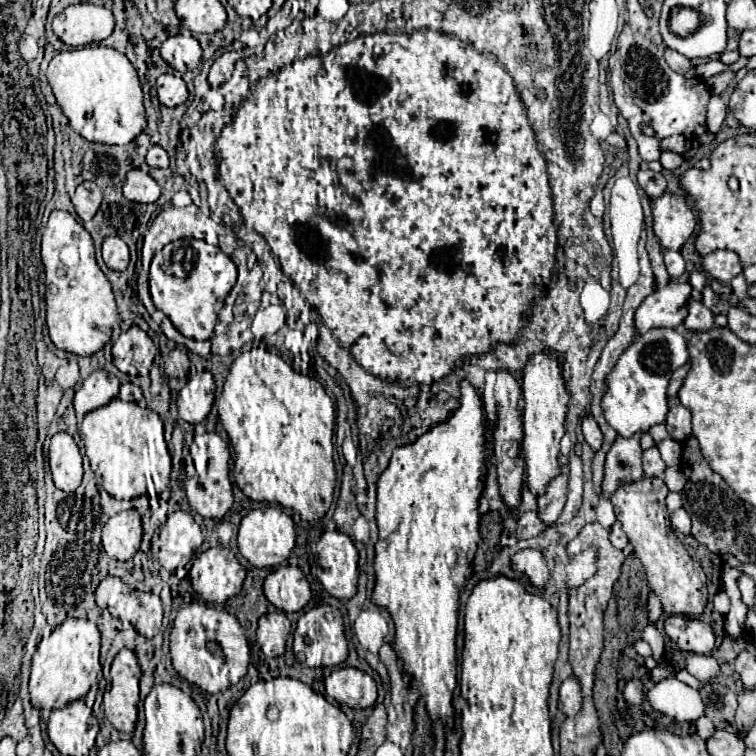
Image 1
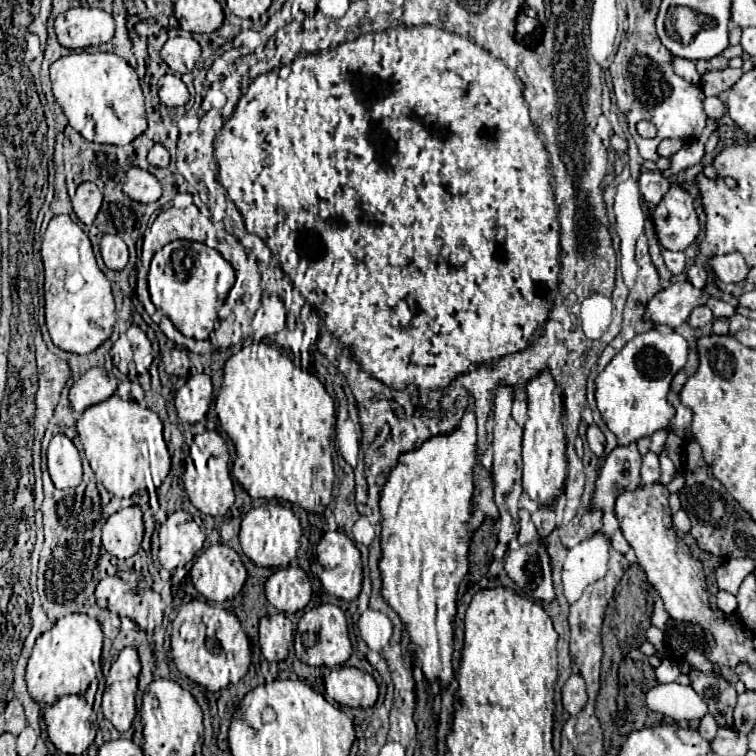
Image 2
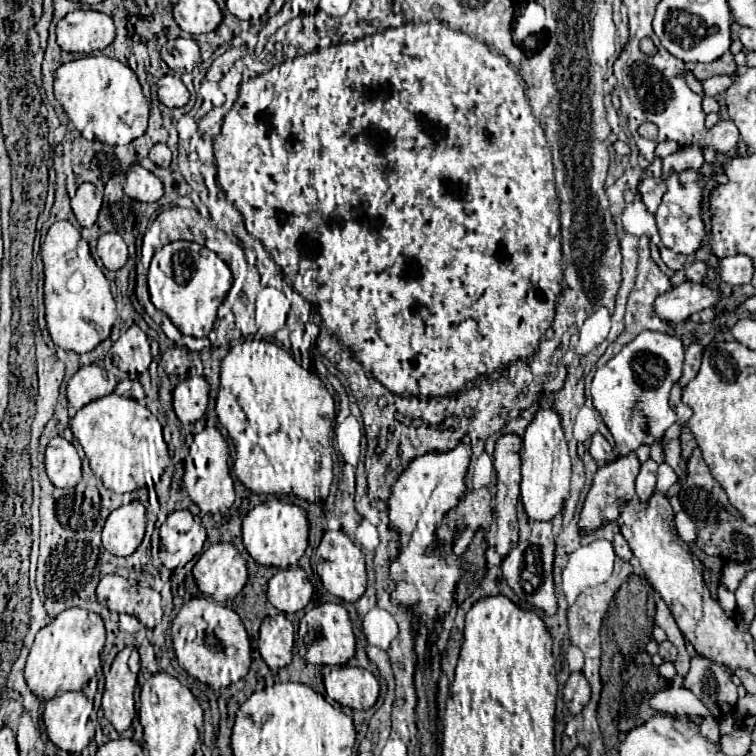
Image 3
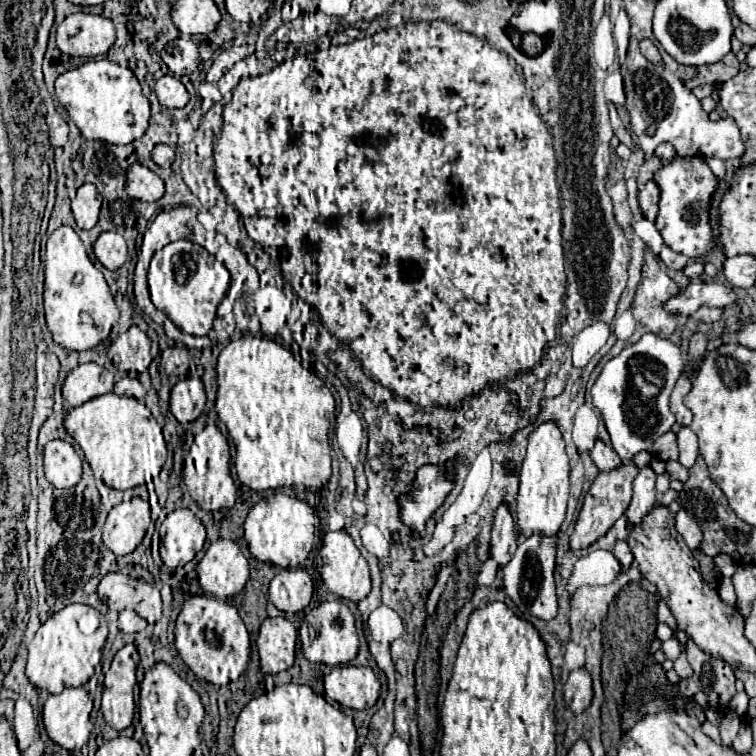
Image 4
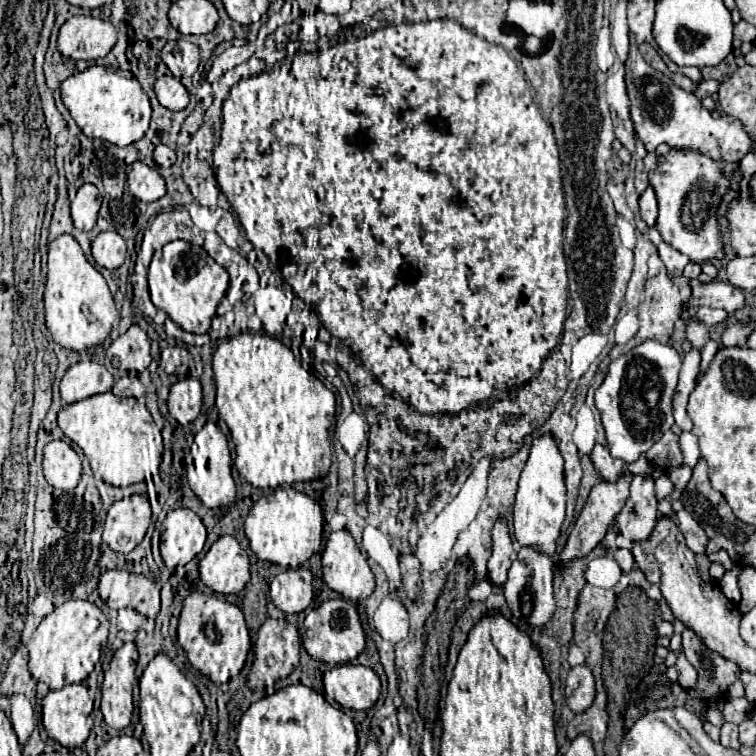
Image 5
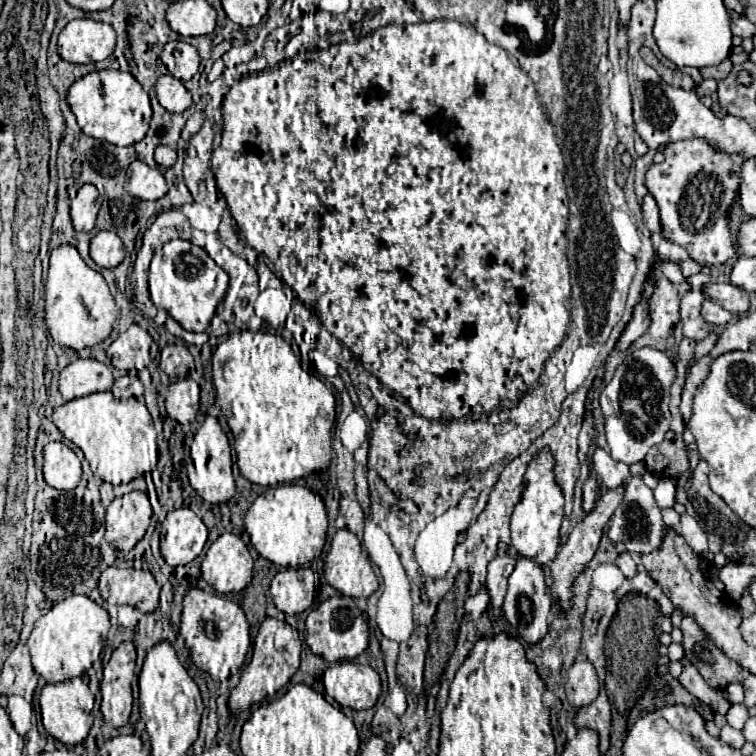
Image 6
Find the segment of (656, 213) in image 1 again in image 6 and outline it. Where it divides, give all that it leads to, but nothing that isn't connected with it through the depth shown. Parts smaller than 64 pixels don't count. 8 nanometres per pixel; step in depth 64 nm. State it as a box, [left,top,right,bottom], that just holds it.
[646,138,746,266]

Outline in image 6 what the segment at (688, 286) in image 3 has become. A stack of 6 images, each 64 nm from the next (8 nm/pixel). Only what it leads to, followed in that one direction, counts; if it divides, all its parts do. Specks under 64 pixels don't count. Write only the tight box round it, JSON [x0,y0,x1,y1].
[706,284,750,314]

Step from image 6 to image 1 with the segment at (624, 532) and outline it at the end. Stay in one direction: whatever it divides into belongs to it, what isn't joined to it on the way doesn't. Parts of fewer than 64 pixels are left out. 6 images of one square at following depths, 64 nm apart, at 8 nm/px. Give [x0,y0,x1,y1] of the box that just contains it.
[642,446,666,478]

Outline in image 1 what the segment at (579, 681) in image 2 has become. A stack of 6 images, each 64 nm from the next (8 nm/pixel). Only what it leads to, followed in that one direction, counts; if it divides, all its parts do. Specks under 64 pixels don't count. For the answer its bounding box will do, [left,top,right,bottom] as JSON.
[558,676,582,718]

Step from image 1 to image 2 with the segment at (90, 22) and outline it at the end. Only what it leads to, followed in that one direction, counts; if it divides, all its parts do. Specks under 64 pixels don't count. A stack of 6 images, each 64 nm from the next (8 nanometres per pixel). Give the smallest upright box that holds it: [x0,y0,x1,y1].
[56,8,114,50]

